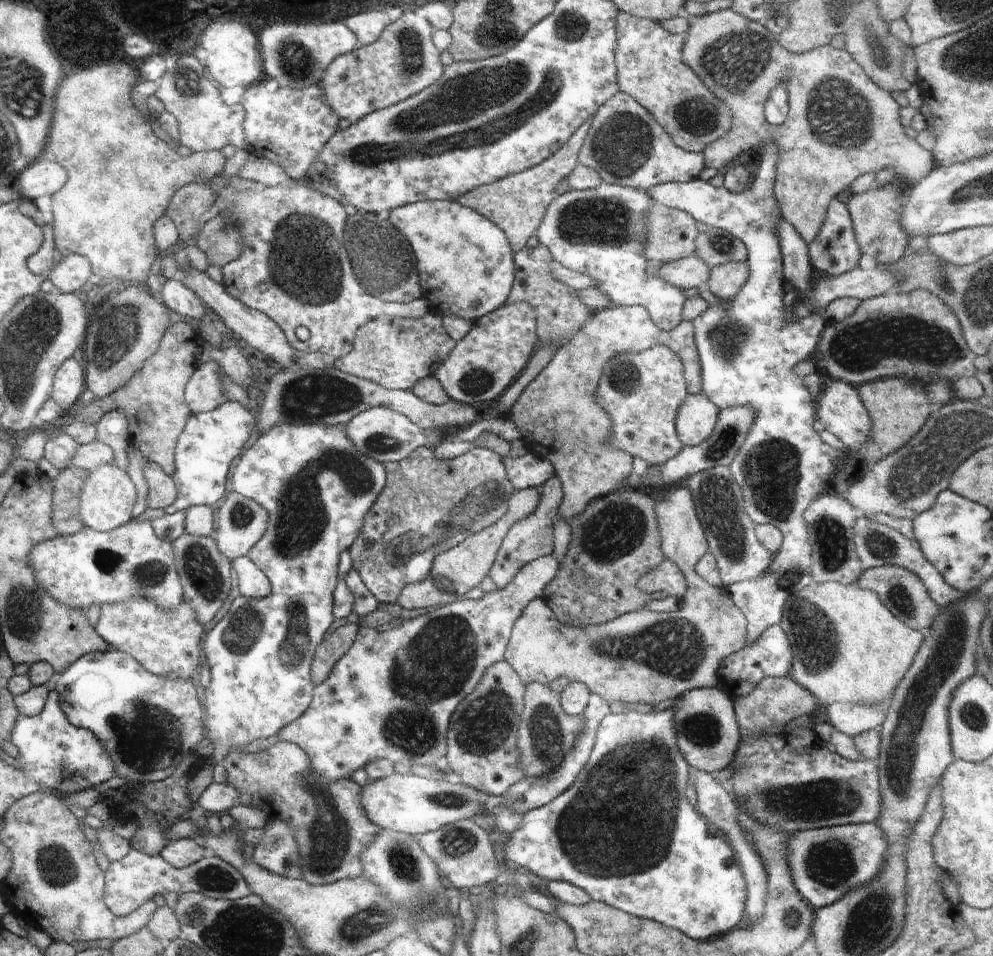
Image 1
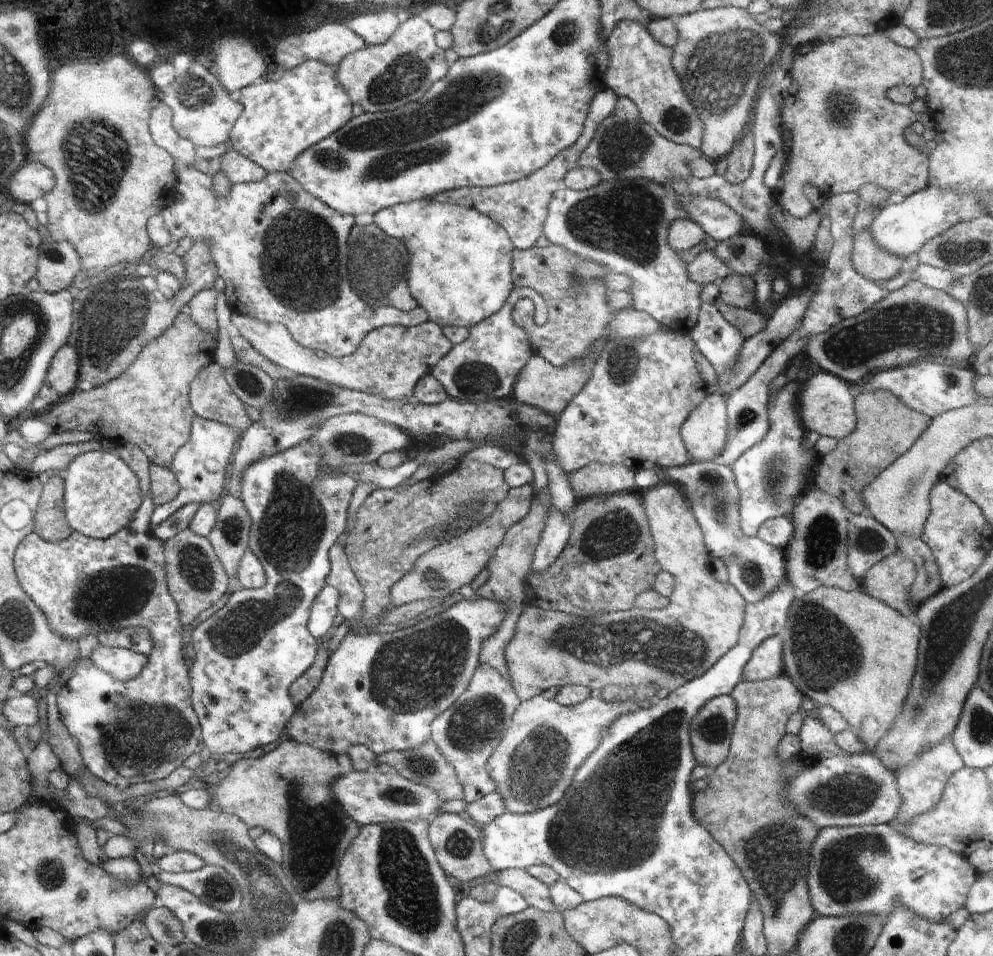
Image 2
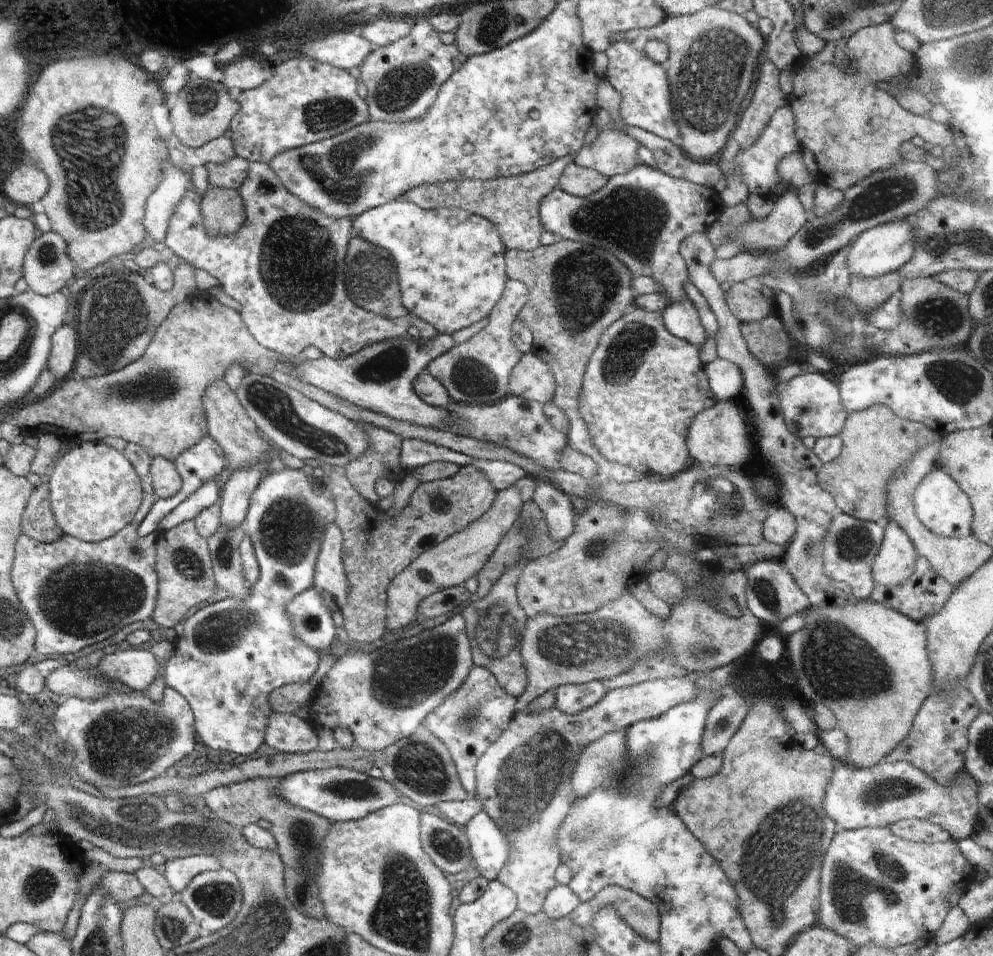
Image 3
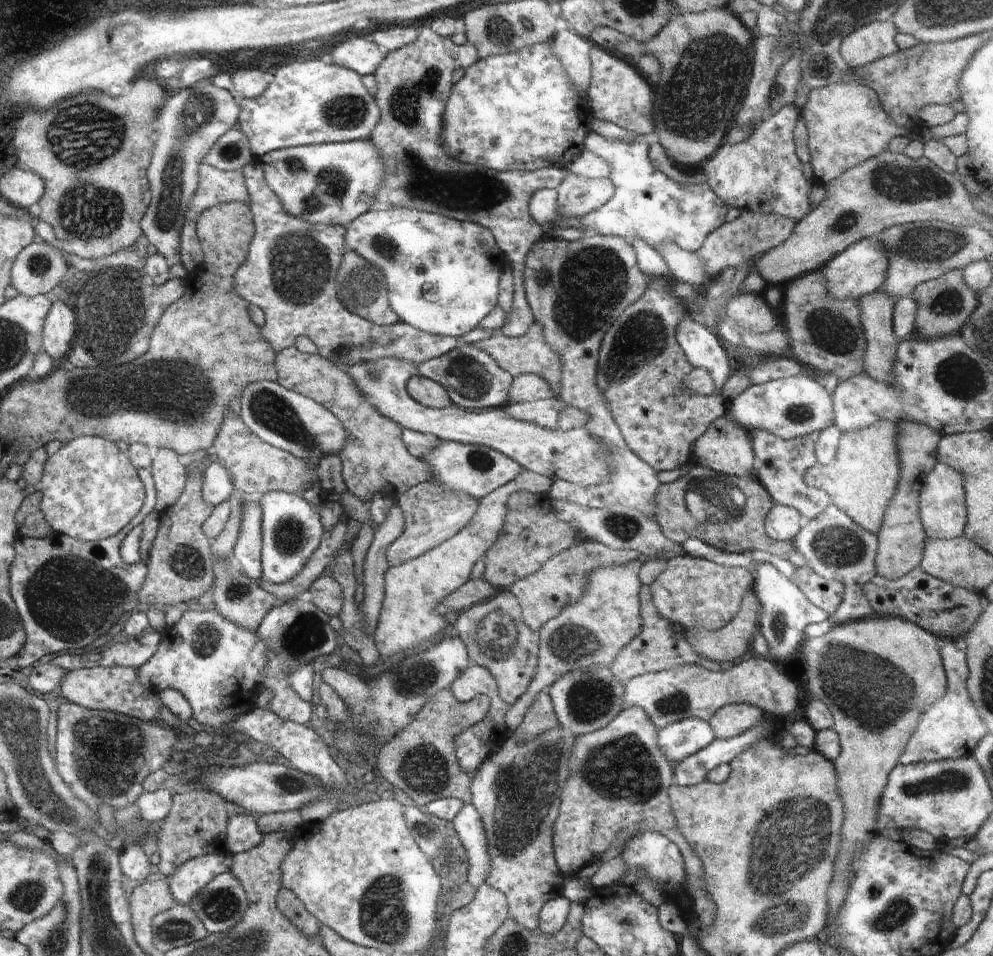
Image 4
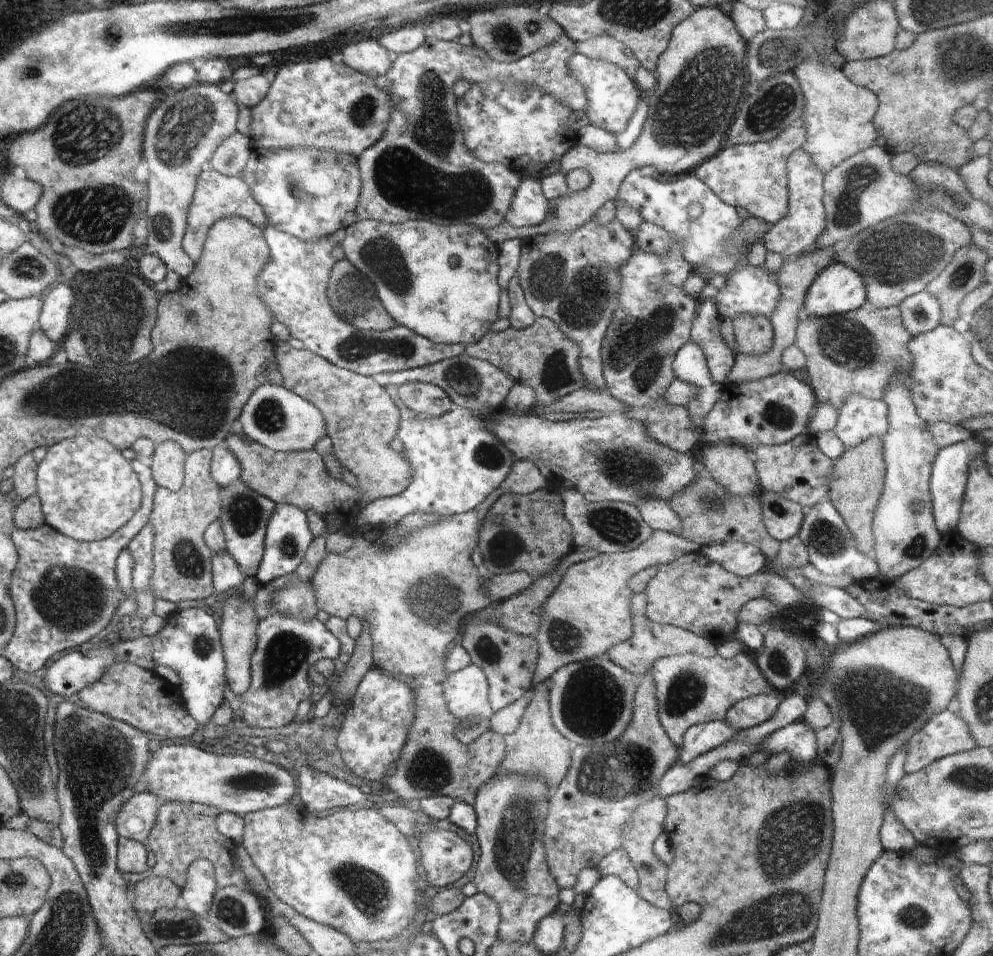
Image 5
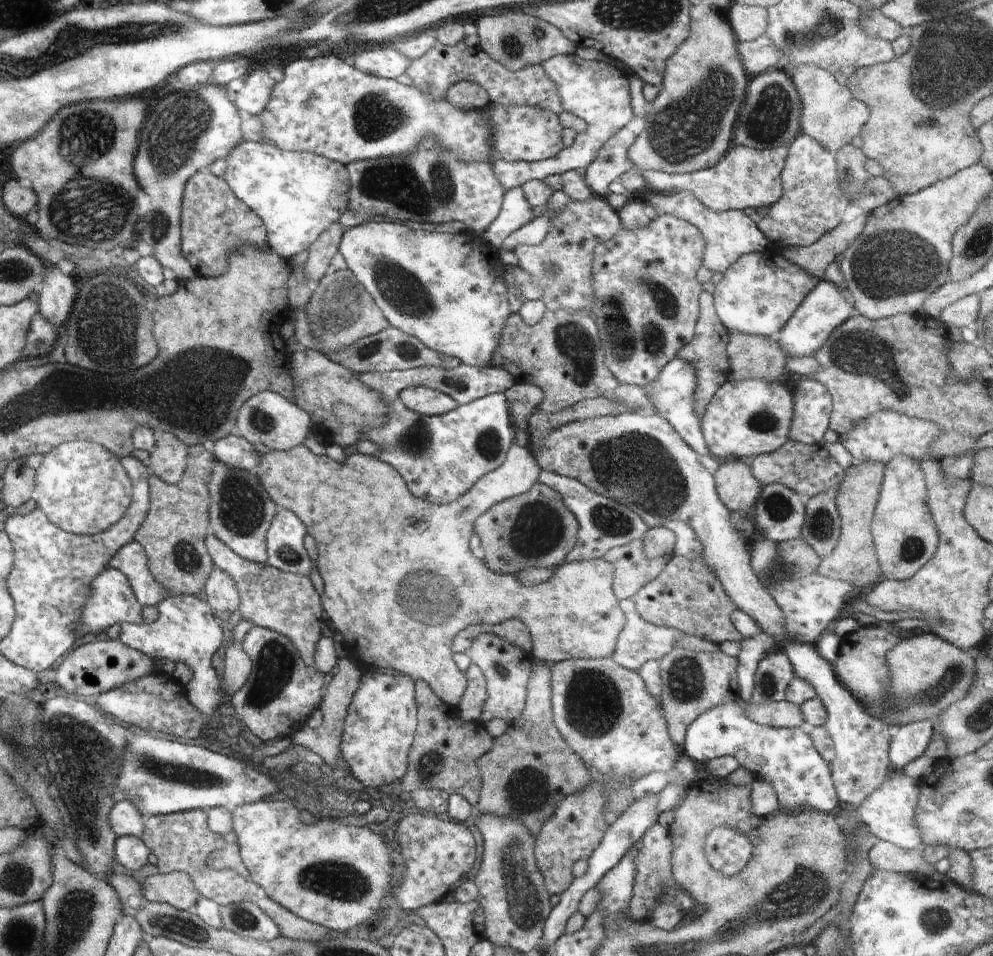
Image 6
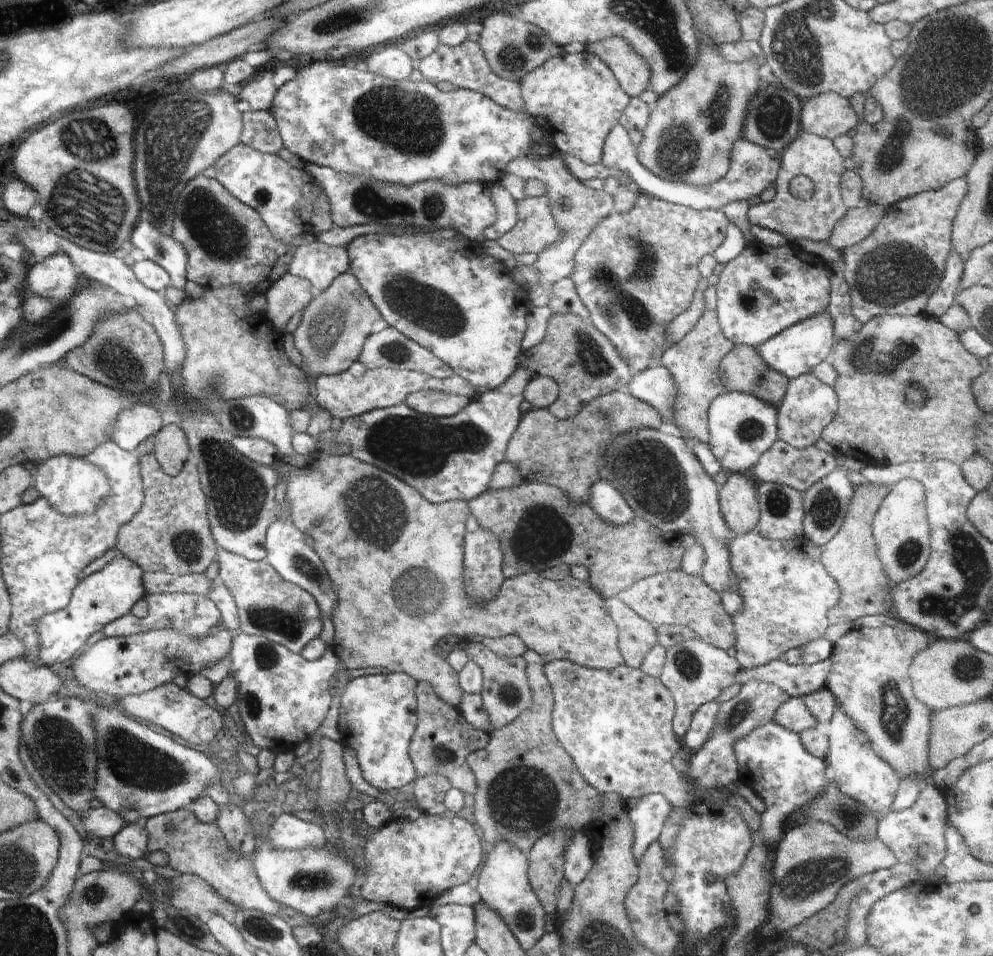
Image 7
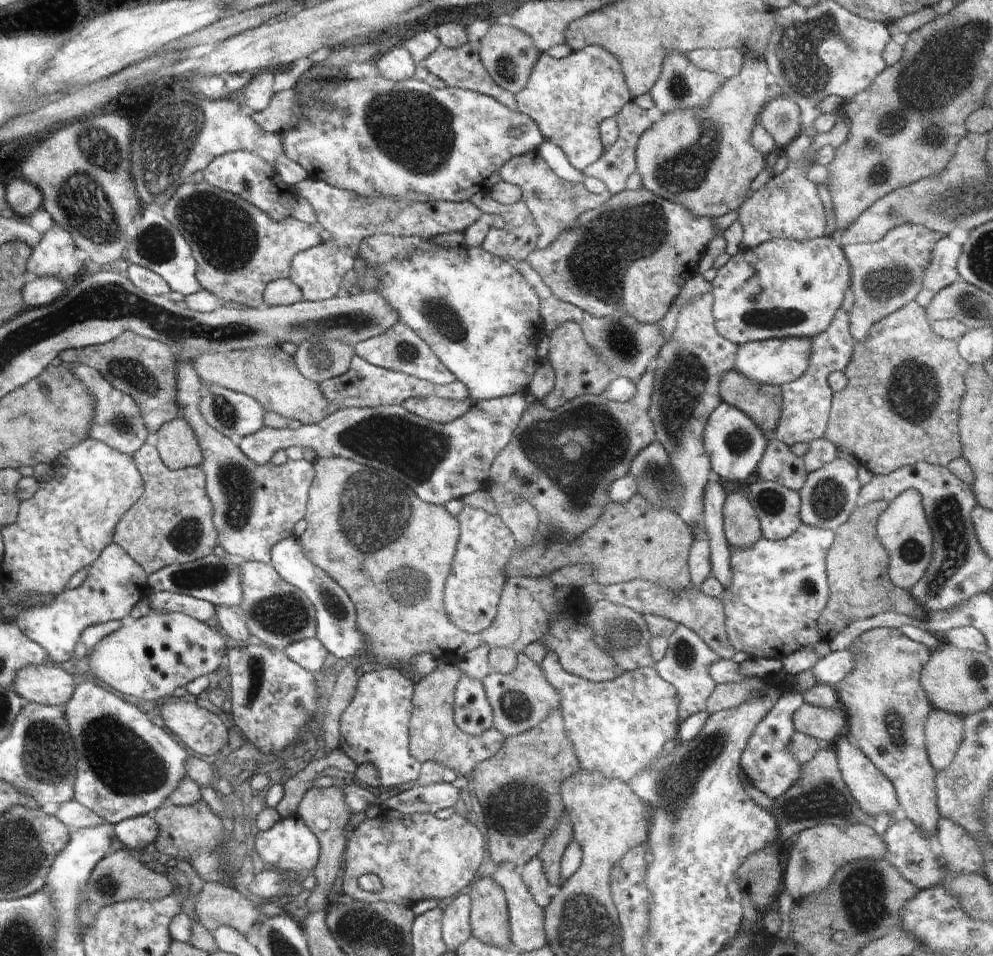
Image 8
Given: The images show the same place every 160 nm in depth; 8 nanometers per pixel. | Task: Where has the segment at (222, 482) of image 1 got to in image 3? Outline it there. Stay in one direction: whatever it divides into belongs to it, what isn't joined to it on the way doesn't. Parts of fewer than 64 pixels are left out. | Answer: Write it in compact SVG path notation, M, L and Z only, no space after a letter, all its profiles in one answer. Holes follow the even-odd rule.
M207 432L196 444L193 444L188 450L182 452L173 462L181 478L181 489L169 499L158 498L156 500L154 506L151 508L152 516L146 516L148 520L145 518L142 526L138 528L140 536L143 537L147 534L157 532L157 526L162 518L168 515L169 512L172 512L178 504L192 495L193 492L196 492L202 485L214 481L214 478L227 466L226 462L222 447Z

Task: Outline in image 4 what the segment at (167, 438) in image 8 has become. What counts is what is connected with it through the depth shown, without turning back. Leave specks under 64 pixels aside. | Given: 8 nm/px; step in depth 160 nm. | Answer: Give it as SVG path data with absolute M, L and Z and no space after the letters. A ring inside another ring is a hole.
M172 449L158 450L158 456L152 462L152 476L156 476L158 506L155 510L163 511L171 507L182 494L187 479L187 470L178 460Z

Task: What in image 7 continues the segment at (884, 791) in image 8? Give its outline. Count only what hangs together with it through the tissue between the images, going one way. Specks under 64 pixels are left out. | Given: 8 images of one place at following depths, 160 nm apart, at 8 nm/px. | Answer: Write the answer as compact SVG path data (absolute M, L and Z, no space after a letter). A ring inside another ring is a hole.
M840 705L835 706L829 723L829 747L824 761L831 775L830 780L844 794L867 806L873 813L886 812L894 802L901 778L892 766L878 756L866 733L859 729Z

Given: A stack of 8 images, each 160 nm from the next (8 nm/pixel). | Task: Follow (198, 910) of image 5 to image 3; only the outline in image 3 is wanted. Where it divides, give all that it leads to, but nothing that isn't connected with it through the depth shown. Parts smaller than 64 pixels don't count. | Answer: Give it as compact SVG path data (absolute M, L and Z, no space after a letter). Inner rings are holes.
M190 855L167 859L164 876L174 892L182 892L194 876L202 871L220 869L218 859L206 855Z

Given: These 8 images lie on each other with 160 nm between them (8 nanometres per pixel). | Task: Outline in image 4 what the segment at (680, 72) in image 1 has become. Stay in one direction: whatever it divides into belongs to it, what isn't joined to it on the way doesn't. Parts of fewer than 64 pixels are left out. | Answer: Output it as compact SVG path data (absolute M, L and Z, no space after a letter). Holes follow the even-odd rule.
M601 46L591 48L589 88L585 93L585 103L593 115L600 120L614 122L638 137L654 139L650 136L654 128L654 92L652 86L642 78L642 74L630 63L604 50Z

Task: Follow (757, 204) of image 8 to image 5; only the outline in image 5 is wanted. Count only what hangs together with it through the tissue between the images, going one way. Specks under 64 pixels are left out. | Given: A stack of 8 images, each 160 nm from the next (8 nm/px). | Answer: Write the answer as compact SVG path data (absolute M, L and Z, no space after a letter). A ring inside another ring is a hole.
M802 148L790 153L790 158L787 158L789 211L780 222L771 225L769 231L764 235L762 242L767 251L778 252L785 261L788 261L809 249L818 248L817 240L820 233L824 232L826 224L823 205L824 175L819 168L816 168L810 155Z

